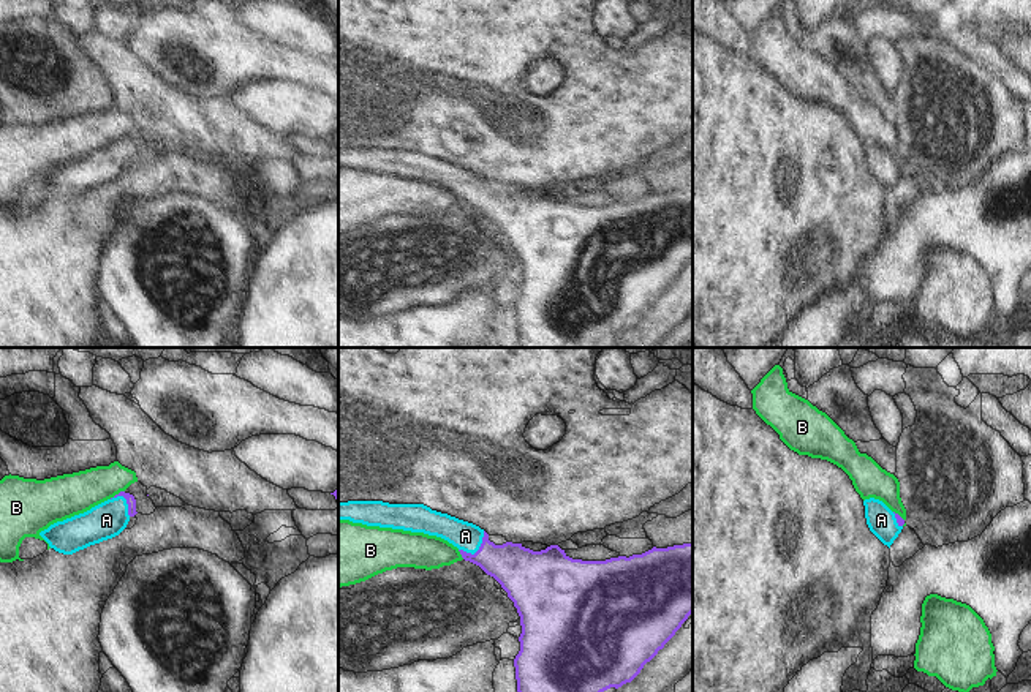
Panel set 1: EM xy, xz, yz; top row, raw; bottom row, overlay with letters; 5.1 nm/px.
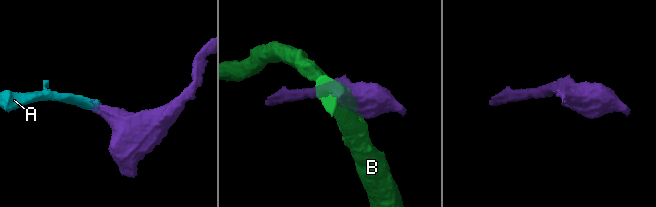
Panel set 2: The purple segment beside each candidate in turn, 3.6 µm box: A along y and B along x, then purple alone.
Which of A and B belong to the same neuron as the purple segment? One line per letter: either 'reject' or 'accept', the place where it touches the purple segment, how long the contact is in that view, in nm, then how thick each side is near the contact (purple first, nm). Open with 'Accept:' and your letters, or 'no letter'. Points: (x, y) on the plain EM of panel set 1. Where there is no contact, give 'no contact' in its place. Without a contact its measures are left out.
Accept: A
A: accept | xz (478, 196) | 170 nm | 240/150 nm
B: reject | xy (116, 141) | 90 nm | 50/220 nm

